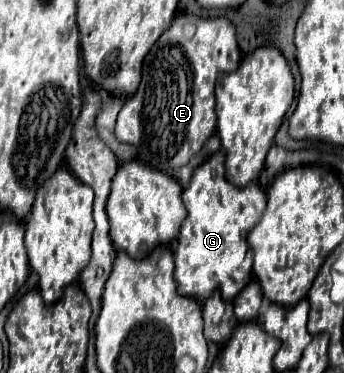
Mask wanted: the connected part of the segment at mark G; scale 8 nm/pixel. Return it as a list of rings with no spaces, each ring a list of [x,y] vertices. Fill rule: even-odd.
[[[218,151],[194,171],[182,201],[188,215],[174,249],[174,281],[178,291],[186,297],[206,299],[214,289],[220,289],[222,299],[232,301],[252,279],[252,249],[246,235],[266,209],[266,193],[258,183],[242,189],[230,185],[224,177],[224,153]]]

